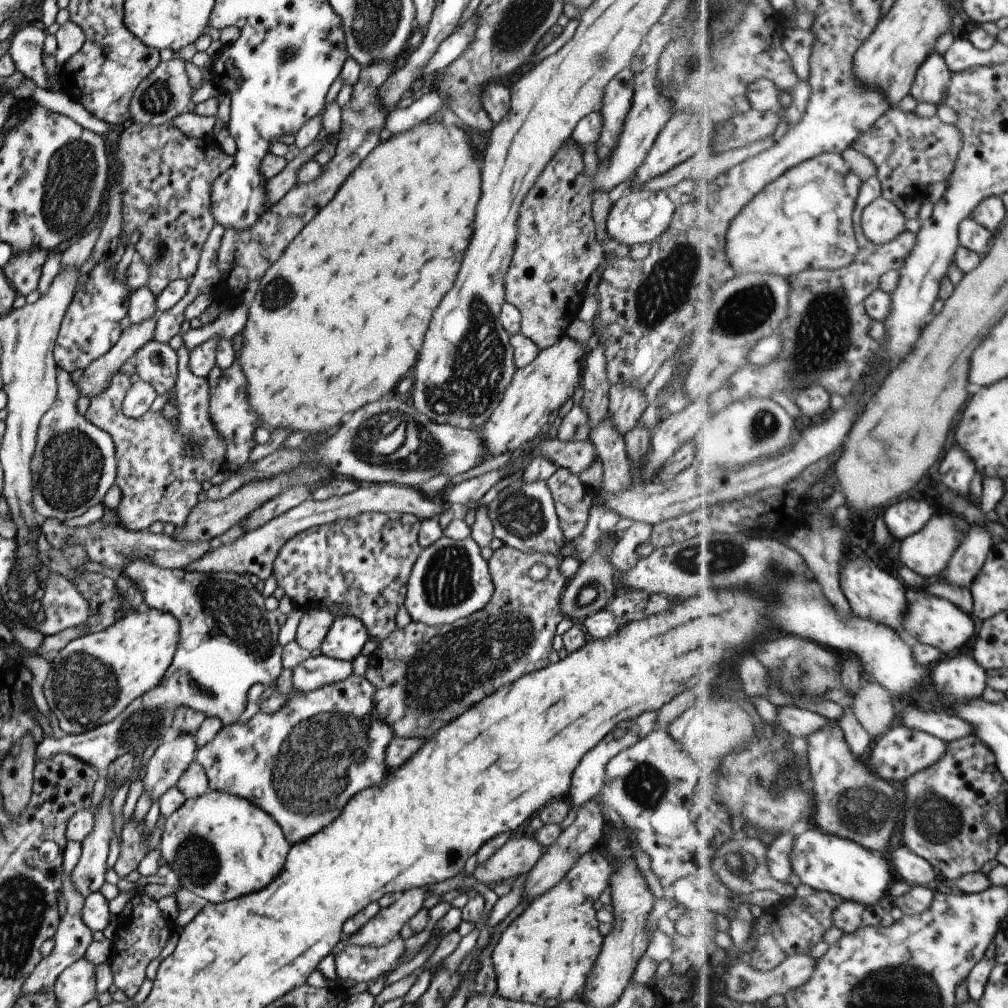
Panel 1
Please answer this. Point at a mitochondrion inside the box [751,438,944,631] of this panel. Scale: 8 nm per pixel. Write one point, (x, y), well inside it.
(776, 568)

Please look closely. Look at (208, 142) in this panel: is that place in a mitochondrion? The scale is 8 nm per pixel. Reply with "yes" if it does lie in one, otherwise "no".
no

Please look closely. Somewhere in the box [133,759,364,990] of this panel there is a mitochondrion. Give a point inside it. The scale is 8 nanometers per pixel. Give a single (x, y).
(199, 862)

